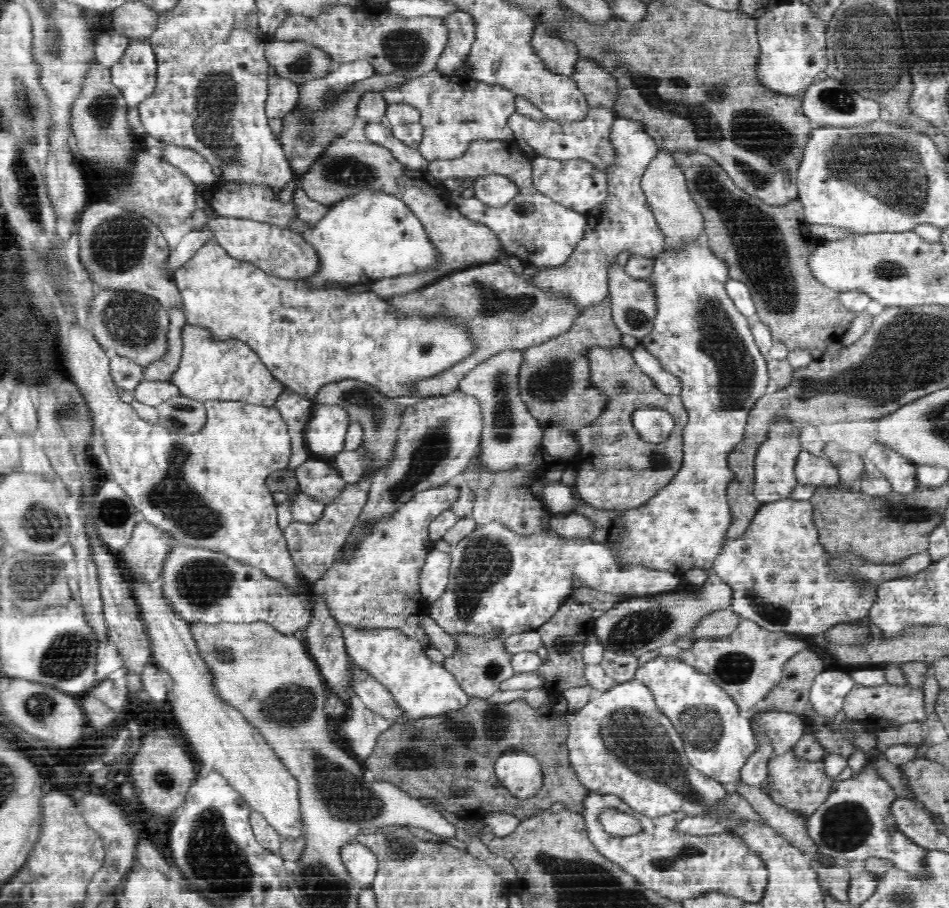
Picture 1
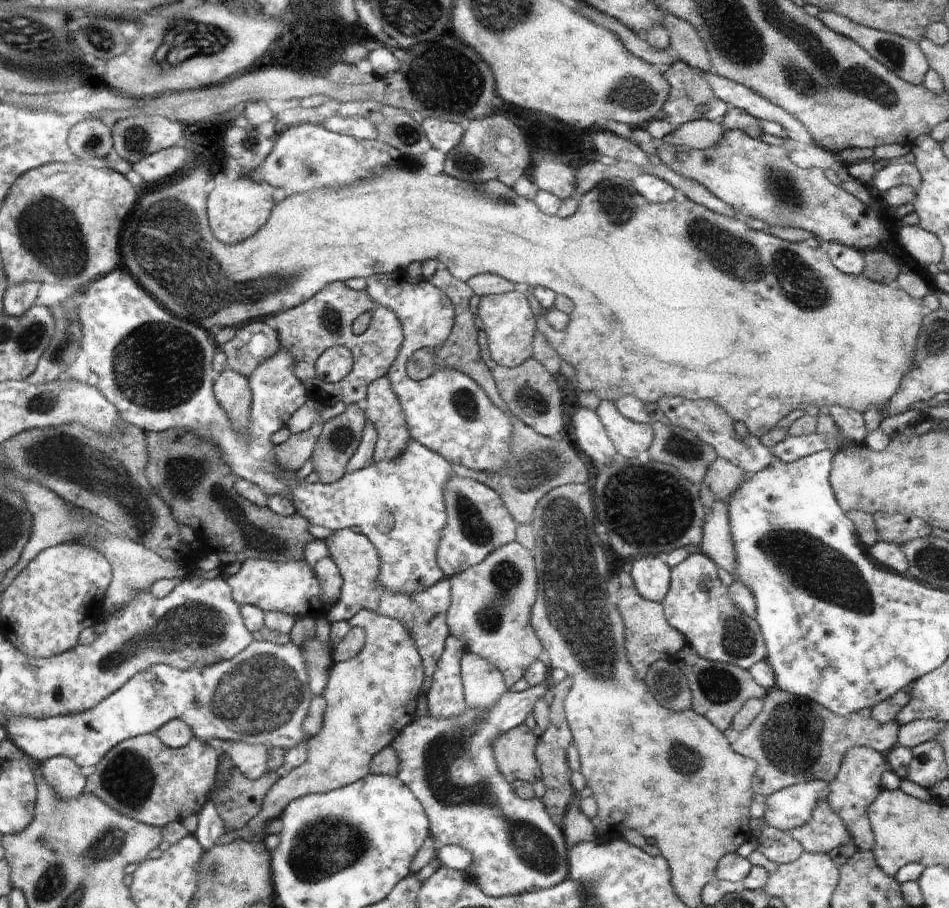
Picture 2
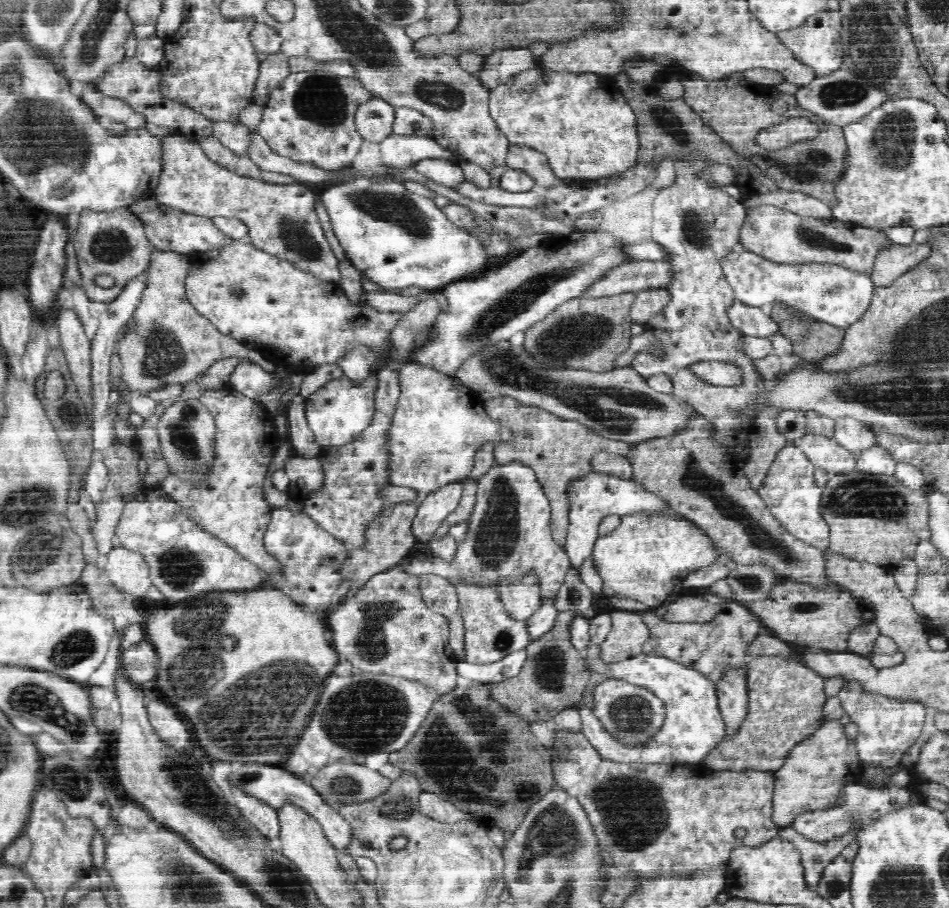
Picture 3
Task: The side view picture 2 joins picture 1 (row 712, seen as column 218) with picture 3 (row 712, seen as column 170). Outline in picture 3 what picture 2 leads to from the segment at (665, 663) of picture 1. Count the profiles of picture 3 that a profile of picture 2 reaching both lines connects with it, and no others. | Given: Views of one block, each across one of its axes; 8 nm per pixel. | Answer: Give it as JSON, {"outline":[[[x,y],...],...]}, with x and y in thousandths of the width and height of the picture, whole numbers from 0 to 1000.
{"outline":[[[621,706],[613,717],[613,733],[625,746],[633,748],[658,749],[663,753],[679,754],[688,759],[690,765],[699,771],[701,786],[693,804],[681,817],[655,817],[635,800],[633,793],[625,785],[626,767],[617,770],[609,781],[613,793],[613,806],[620,815],[641,837],[677,840],[721,839],[734,841],[766,808],[753,751],[745,749],[739,741],[722,731],[706,727],[705,724],[691,722],[679,717],[658,727],[634,727],[632,709]]]}

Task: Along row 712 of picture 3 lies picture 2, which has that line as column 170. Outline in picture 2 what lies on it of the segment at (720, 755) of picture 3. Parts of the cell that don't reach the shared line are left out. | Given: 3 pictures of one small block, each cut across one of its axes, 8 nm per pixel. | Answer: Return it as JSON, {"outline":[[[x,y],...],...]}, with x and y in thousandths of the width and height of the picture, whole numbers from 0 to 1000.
{"outline":[[[164,807],[148,809],[131,816],[113,830],[101,845],[100,851],[94,856],[92,871],[106,877],[129,896],[160,910],[174,911],[182,905],[196,903],[201,896],[211,896],[219,882],[223,881],[222,874],[228,870],[233,831],[226,819],[216,818],[209,813],[200,820],[187,825],[177,822]]]}

